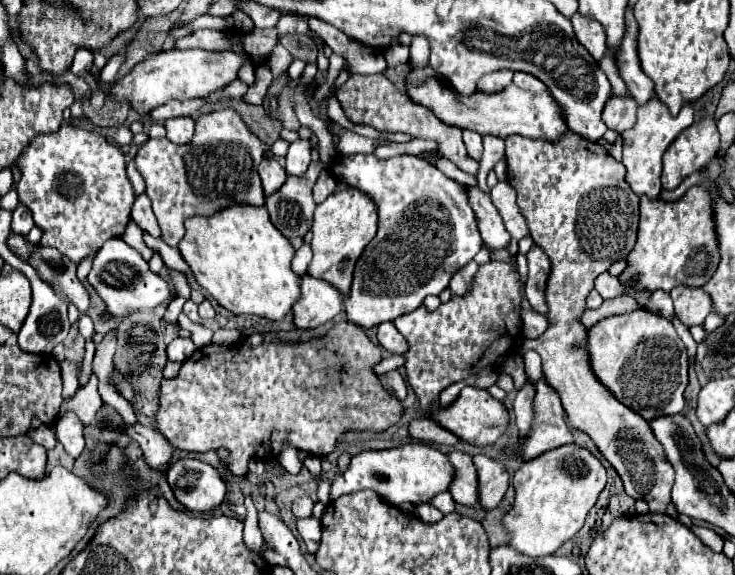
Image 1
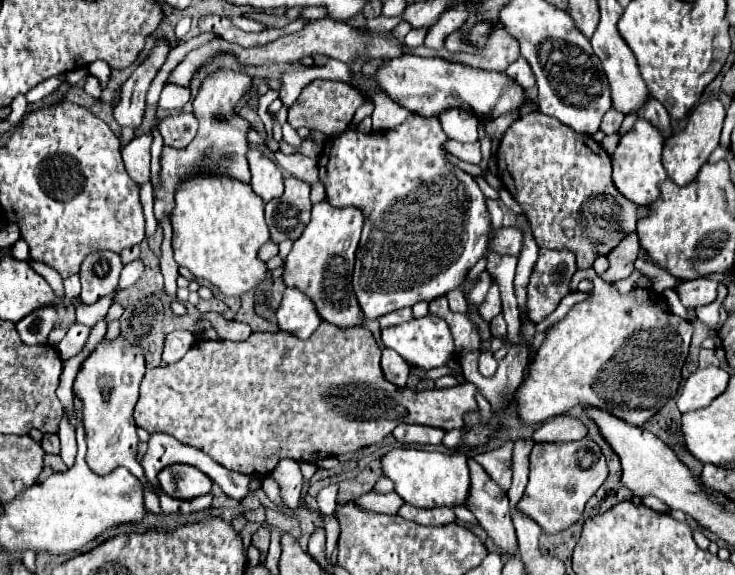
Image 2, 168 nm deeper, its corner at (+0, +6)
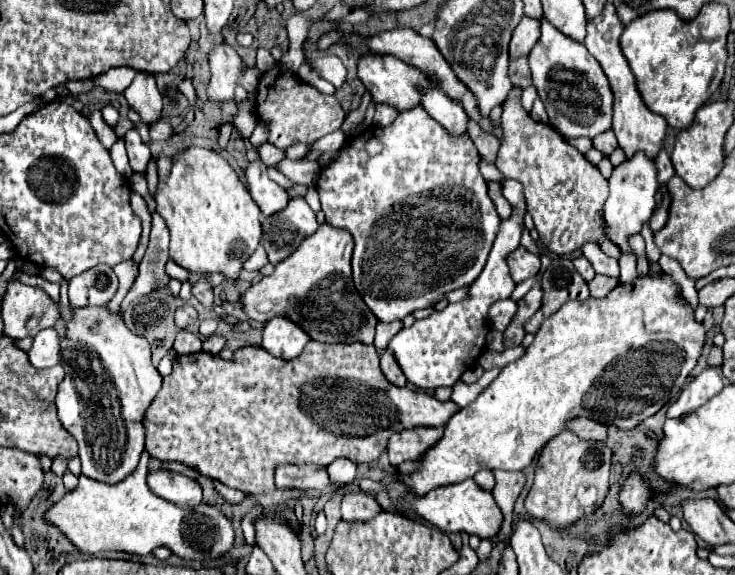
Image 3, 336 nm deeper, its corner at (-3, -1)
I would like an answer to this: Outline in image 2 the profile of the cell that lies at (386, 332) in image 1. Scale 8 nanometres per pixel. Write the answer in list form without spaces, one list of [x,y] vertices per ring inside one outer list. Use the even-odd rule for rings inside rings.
[[[427,314],[425,318],[411,320],[409,324],[383,328],[381,330],[381,340],[387,348],[393,348],[395,352],[399,352],[403,356],[403,360],[407,360],[409,364],[415,364],[419,368],[425,368],[425,370],[443,366],[451,356],[455,356],[455,346],[453,346],[449,326],[443,318],[439,318],[435,314]]]

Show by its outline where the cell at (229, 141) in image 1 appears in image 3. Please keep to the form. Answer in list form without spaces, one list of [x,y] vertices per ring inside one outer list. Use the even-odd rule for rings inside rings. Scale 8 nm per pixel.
[[[220,43],[210,49],[208,63],[212,71],[212,79],[208,85],[210,99],[216,101],[232,101],[234,89],[240,83],[248,91],[256,91],[256,83],[260,79],[260,69],[246,69],[242,71],[242,59],[238,53],[228,45]]]

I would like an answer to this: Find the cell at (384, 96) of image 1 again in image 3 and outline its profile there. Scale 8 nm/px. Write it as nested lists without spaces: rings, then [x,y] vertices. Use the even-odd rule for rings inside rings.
[[[276,63],[272,69],[264,71],[258,81],[258,97],[256,97],[256,117],[268,125],[268,143],[276,145],[278,149],[286,149],[292,143],[306,143],[312,145],[320,137],[340,129],[344,123],[344,111],[334,95],[322,95],[296,73],[292,73],[282,63]]]

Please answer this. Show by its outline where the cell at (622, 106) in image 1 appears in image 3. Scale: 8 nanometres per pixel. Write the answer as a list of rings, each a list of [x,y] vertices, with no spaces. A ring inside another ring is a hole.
[[[606,131],[604,135],[596,135],[592,139],[592,147],[598,149],[604,157],[608,157],[618,147],[618,143],[616,143],[616,137],[612,135],[612,131]]]

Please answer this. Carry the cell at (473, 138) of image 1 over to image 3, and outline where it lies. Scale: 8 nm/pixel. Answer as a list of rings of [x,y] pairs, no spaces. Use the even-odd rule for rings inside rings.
[[[424,89],[420,95],[420,107],[452,135],[466,133],[468,115],[464,115],[464,109],[458,103],[452,103],[452,99],[448,99],[442,91]]]

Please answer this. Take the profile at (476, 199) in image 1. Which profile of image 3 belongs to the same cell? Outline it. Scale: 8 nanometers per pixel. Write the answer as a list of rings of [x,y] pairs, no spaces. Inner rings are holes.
[[[520,247],[518,251],[514,251],[514,253],[508,257],[508,265],[510,265],[512,279],[514,279],[516,283],[522,283],[522,281],[538,275],[538,271],[540,271],[540,257],[532,255],[532,253],[526,251],[524,247]]]

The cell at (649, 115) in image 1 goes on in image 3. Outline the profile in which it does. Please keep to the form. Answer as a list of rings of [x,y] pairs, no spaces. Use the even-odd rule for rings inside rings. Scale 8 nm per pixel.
[[[636,155],[636,159],[626,159],[622,165],[618,165],[610,177],[610,195],[602,207],[602,219],[604,219],[604,235],[620,247],[620,281],[628,283],[638,277],[636,273],[636,255],[628,243],[628,237],[640,233],[644,223],[652,217],[652,211],[656,207],[656,191],[658,191],[658,179],[656,179],[656,165],[650,159],[644,159],[644,155]]]

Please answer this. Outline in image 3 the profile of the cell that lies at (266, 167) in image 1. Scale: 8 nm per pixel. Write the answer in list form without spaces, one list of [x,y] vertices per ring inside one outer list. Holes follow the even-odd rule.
[[[256,159],[248,165],[246,179],[248,179],[248,185],[250,185],[252,199],[256,201],[256,205],[260,207],[260,211],[266,217],[282,211],[288,205],[290,197],[288,197],[286,189],[282,189],[278,183],[274,183],[268,177],[266,165],[260,159]]]

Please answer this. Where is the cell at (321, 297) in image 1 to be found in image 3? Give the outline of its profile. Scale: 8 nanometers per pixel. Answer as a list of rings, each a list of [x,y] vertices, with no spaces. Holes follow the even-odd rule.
[[[276,317],[264,325],[262,347],[274,357],[294,359],[302,353],[308,341],[308,335],[304,335],[294,323],[288,323],[288,319]]]

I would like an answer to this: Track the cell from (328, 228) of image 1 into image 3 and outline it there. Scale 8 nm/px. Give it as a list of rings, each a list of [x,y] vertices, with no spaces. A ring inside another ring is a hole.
[[[326,223],[320,225],[288,259],[274,267],[272,275],[262,277],[262,281],[250,285],[240,295],[244,313],[248,319],[260,323],[282,315],[302,327],[312,341],[372,345],[378,319],[354,289],[350,253],[352,235],[348,235],[348,231],[338,231]]]

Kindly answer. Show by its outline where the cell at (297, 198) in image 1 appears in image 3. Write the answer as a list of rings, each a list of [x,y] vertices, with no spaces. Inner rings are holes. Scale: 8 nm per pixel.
[[[296,197],[276,215],[262,219],[262,245],[272,265],[292,255],[318,229],[316,215],[302,197]]]

